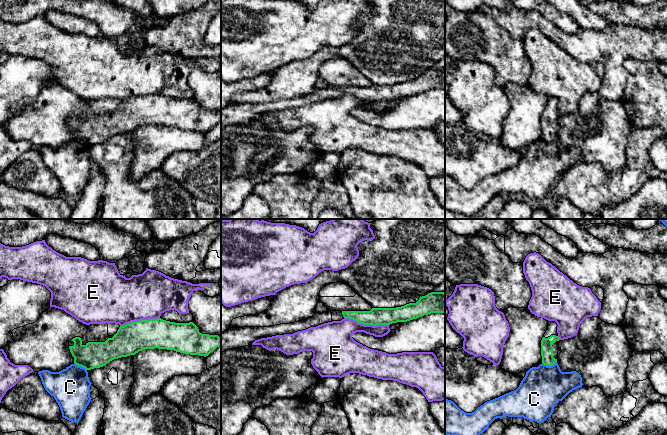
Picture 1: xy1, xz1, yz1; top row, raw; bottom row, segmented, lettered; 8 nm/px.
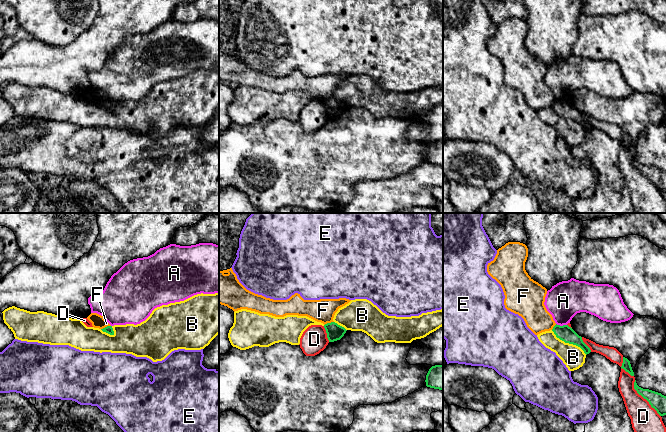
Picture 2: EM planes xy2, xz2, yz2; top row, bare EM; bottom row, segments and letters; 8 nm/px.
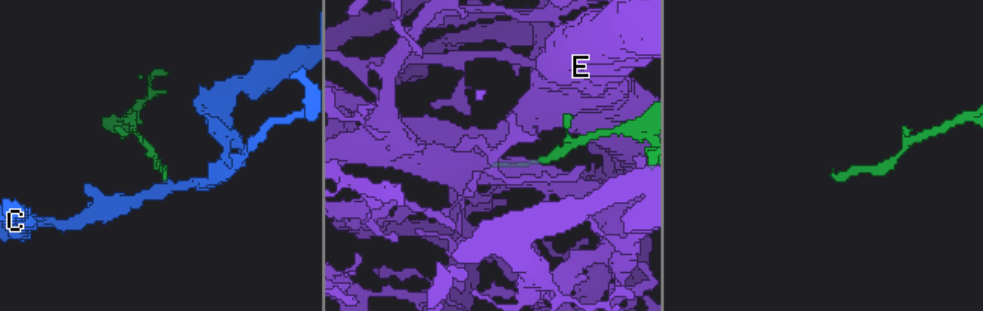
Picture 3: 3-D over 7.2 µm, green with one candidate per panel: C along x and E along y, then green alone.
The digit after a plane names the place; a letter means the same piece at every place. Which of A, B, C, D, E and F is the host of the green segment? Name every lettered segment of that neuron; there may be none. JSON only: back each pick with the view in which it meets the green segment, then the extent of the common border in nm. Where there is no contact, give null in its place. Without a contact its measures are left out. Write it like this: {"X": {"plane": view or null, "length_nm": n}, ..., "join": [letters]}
{"join": []}

